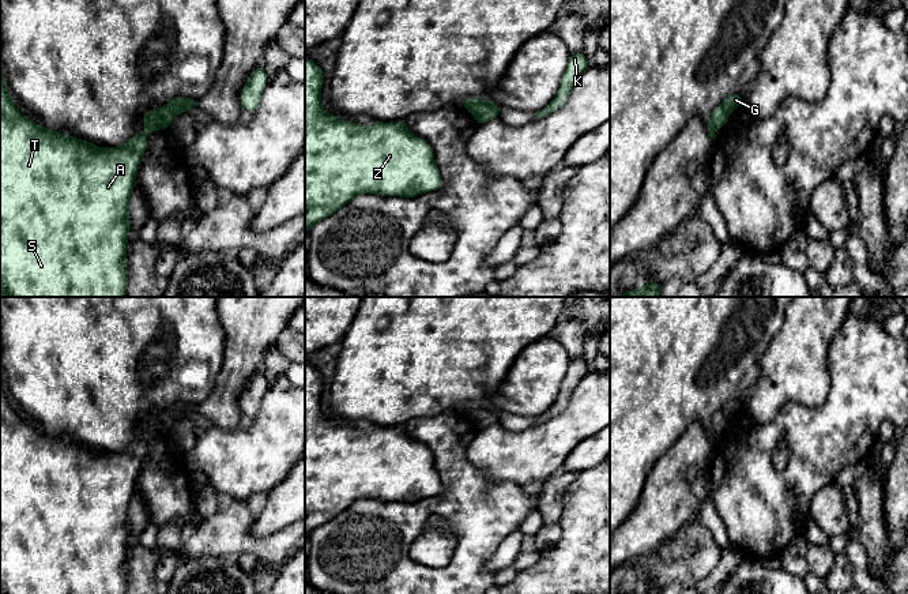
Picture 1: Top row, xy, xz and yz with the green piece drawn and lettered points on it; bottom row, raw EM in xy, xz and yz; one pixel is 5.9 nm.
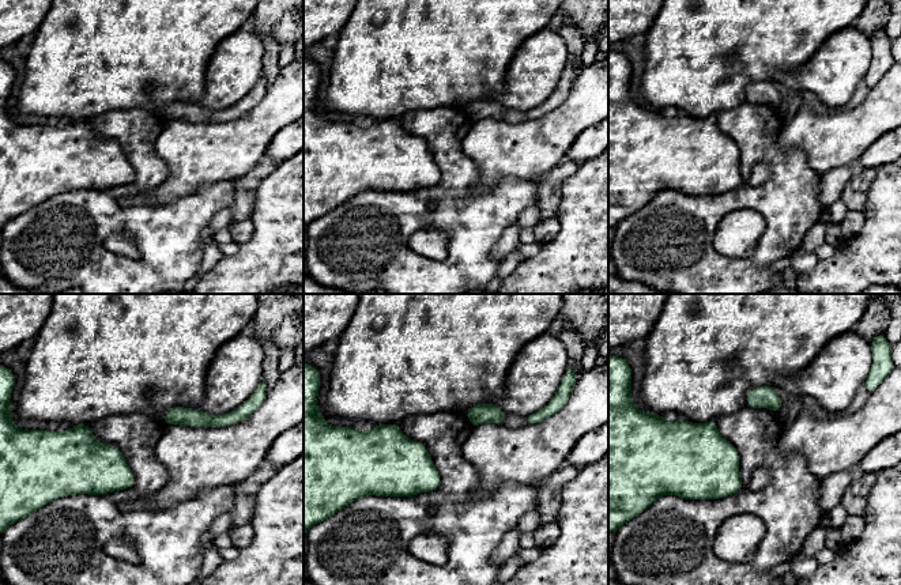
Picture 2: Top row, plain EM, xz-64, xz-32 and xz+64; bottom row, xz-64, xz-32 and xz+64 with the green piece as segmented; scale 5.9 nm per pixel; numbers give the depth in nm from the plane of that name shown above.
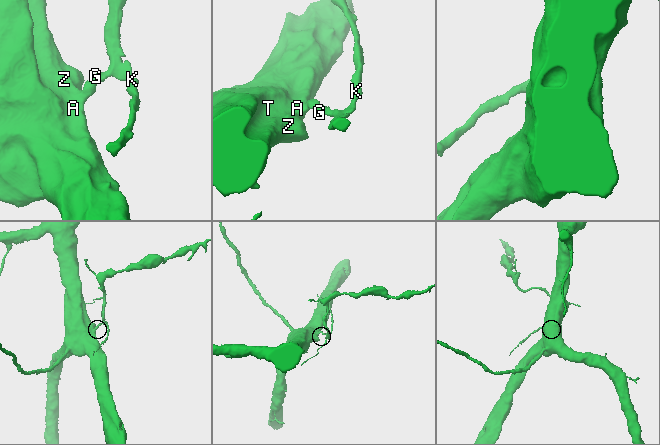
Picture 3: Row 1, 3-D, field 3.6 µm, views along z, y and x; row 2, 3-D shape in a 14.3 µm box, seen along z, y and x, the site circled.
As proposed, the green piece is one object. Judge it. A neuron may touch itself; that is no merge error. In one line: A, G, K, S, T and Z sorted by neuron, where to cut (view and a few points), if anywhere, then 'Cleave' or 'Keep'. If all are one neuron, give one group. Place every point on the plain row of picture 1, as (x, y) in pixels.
Groups: A S T Z / G K. Split along xz (482, 406), (468, 414). Cleave

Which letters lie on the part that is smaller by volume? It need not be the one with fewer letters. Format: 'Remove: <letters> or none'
Remove: G, K

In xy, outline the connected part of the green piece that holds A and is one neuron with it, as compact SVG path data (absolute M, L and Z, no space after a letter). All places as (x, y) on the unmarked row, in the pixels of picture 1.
M0 373L0 594L127 594L127 553L129 529L129 501L136 488L136 478L148 450L150 436L169 435L176 421L166 411L155 413L143 418L146 433L135 439L118 452L95 452L95 448L52 436L23 421L10 399Z

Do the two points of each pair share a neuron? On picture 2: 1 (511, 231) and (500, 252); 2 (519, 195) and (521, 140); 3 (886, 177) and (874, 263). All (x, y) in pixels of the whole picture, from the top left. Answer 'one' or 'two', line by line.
1: one
2: two
3: one

